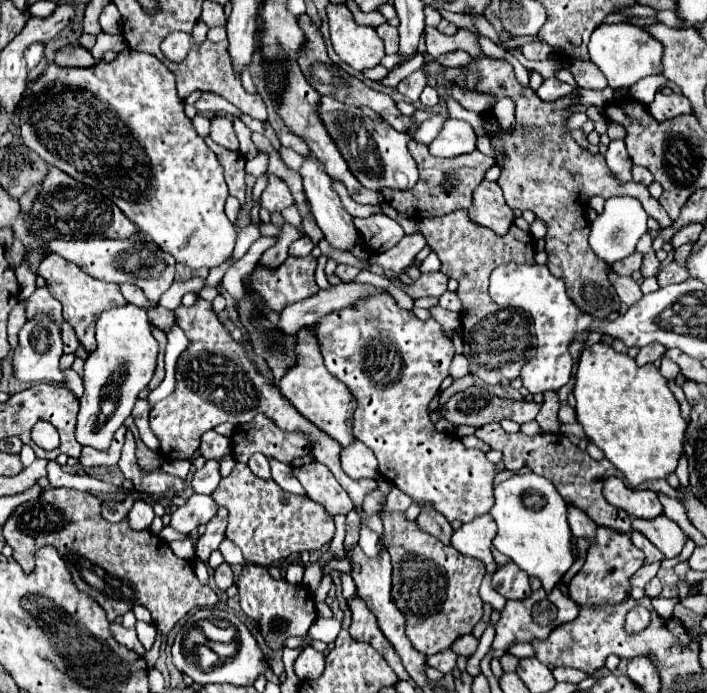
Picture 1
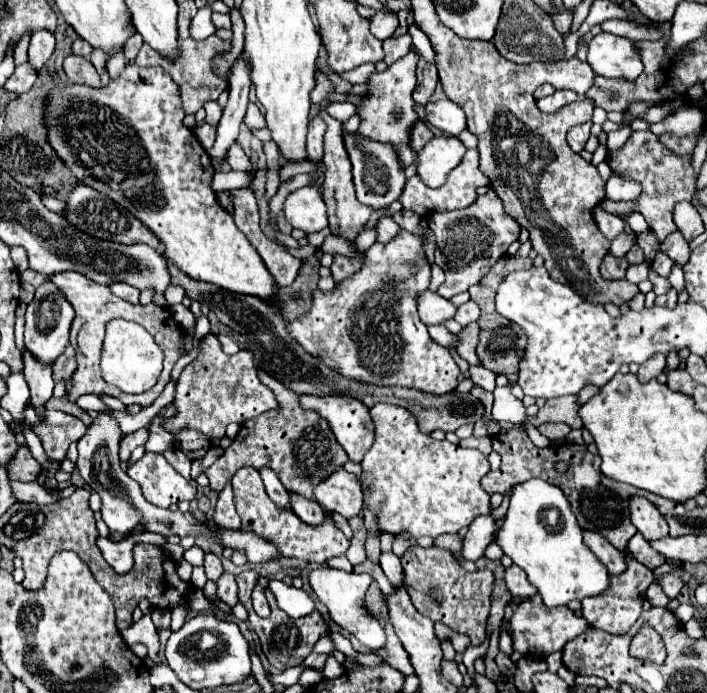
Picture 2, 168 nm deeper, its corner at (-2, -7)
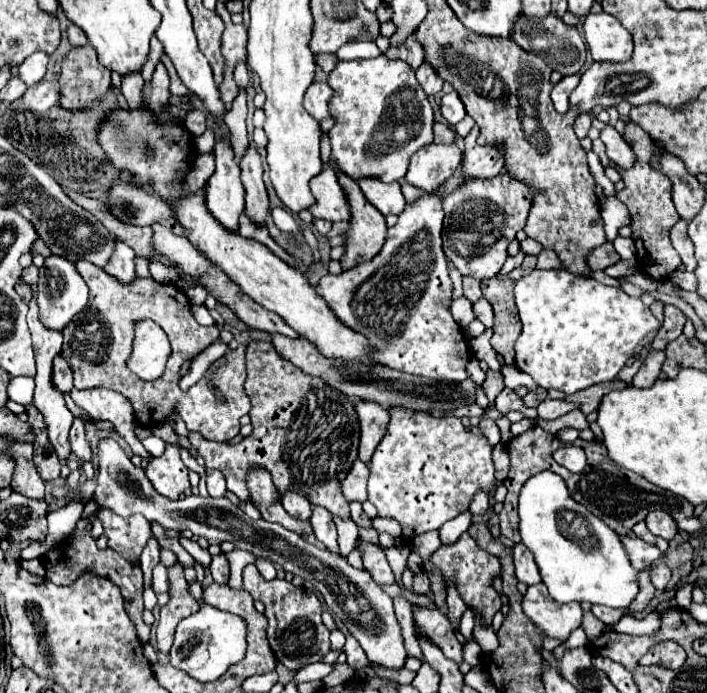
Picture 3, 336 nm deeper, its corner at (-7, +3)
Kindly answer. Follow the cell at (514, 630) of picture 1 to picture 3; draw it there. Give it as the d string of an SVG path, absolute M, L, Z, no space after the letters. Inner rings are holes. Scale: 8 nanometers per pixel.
M546 584L530 586L522 600L522 610L526 616L550 638L566 640L574 628L582 624L582 608L578 602L570 604L558 604L556 600L550 600L550 594L546 592Z

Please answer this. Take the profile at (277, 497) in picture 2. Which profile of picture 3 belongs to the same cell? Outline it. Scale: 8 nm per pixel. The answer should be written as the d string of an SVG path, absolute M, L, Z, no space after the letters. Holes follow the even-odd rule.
M286 492L286 494L282 496L282 506L284 506L284 510L286 510L290 516L294 516L294 518L298 518L298 520L304 520L304 522L310 520L312 504L310 504L304 496L300 496L300 494L296 494L296 492Z

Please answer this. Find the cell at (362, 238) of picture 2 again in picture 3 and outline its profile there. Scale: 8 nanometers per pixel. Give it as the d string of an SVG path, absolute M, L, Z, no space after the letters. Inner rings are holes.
M366 178L366 180L360 180L358 182L366 200L370 204L374 204L384 216L388 214L400 214L404 210L404 196L400 192L400 184L398 182L392 182L392 184L384 184L380 180L374 180L374 178Z

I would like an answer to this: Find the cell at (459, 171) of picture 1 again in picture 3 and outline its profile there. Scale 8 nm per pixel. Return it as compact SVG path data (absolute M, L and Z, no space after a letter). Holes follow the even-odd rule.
M474 126L472 132L464 138L466 142L466 152L464 152L464 172L466 176L474 176L474 178L494 178L504 170L504 156L502 156L502 148L494 146L494 144L486 144L480 146L478 140L480 128Z

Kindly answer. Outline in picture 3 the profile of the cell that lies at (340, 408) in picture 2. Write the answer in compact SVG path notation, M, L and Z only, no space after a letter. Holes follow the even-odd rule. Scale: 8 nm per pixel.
M362 400L356 402L356 412L360 416L360 430L362 430L358 458L368 464L370 456L374 454L374 448L378 446L378 440L386 432L390 412L376 402L362 402Z

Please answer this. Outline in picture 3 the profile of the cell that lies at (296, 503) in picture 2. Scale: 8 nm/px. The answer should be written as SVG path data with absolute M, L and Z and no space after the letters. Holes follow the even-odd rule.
M312 506L310 524L312 524L316 540L320 540L330 552L340 554L338 540L336 540L338 536L336 536L336 526L332 522L332 514L326 508L322 508L322 506Z

